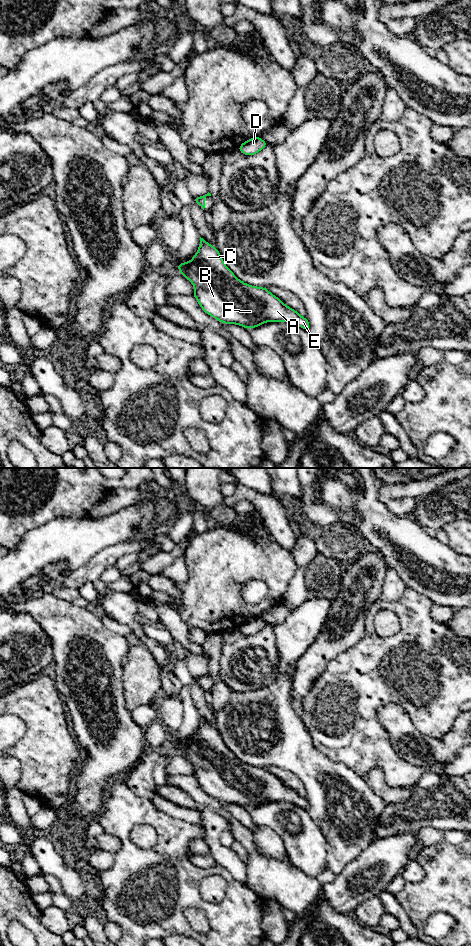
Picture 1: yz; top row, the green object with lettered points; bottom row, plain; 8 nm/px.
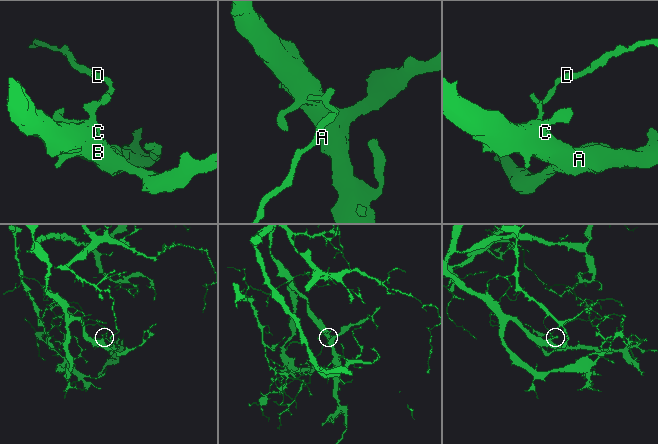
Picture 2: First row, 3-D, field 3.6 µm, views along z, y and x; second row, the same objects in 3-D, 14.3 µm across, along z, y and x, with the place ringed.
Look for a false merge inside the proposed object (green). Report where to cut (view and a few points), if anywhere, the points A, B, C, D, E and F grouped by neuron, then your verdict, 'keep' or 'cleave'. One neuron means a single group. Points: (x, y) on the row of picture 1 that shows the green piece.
cut in yz along (204, 196), (195, 201); A B C E F / D; cleave

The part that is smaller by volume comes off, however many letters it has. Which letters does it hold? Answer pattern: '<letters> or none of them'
D

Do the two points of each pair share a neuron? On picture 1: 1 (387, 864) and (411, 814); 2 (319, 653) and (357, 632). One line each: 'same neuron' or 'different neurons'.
1: different neurons
2: same neuron

